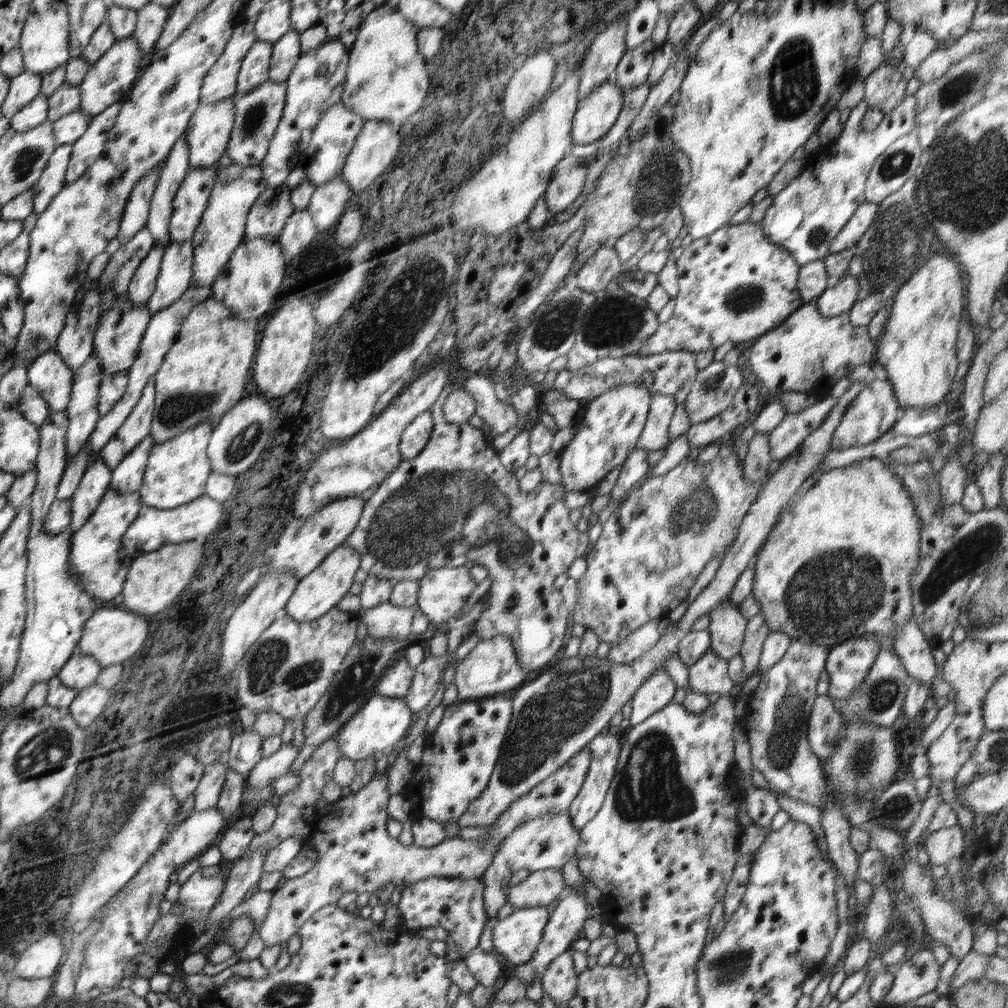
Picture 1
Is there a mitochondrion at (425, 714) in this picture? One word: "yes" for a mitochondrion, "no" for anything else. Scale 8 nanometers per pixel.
no

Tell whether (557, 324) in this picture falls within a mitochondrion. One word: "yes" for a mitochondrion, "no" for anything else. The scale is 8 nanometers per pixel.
yes

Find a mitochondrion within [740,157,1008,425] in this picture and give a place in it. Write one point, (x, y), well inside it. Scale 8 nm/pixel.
(893, 244)

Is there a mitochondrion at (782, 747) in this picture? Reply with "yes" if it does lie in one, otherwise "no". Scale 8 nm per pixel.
yes

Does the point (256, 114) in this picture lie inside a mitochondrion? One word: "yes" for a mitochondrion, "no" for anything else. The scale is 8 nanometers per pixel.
yes

